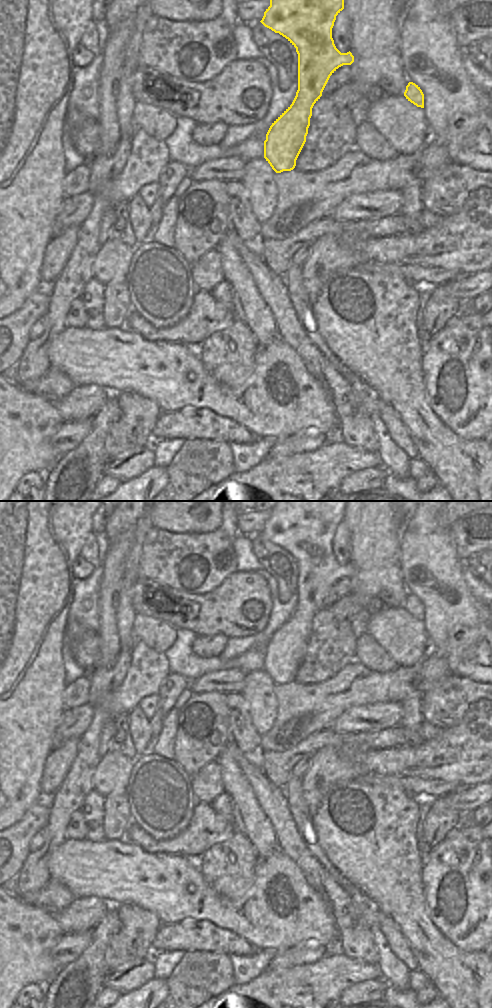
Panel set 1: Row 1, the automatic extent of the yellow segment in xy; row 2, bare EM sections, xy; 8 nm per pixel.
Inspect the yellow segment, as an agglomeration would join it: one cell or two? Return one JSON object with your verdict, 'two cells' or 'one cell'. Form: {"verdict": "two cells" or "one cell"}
{"verdict": "one cell"}

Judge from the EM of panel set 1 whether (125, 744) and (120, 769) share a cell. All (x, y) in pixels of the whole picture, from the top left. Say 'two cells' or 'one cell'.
two cells

